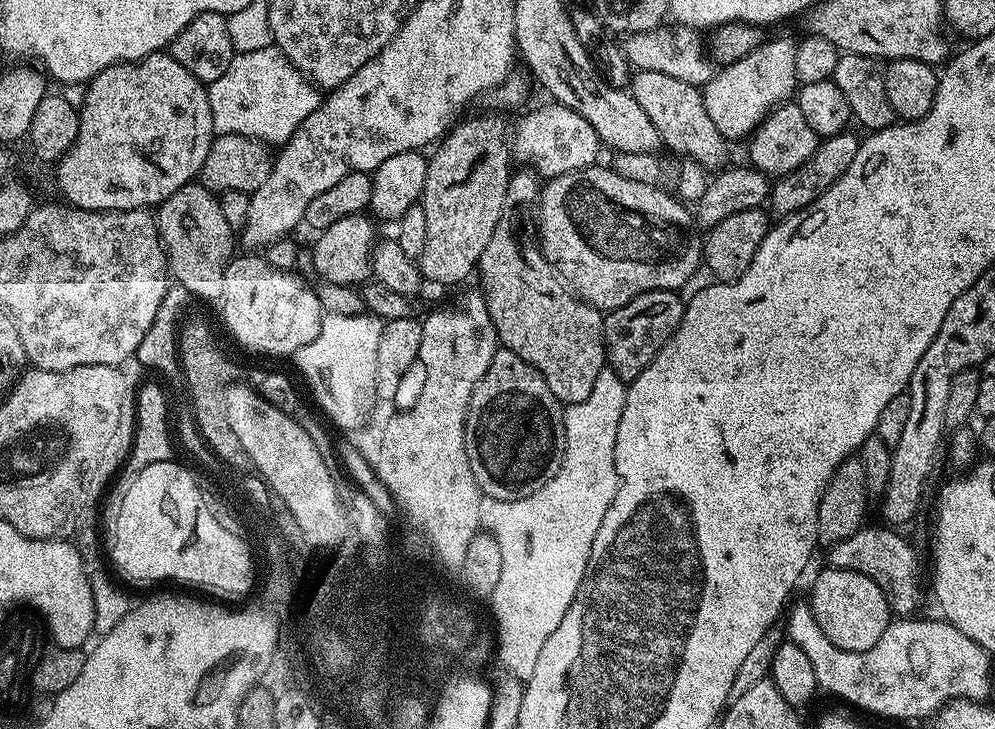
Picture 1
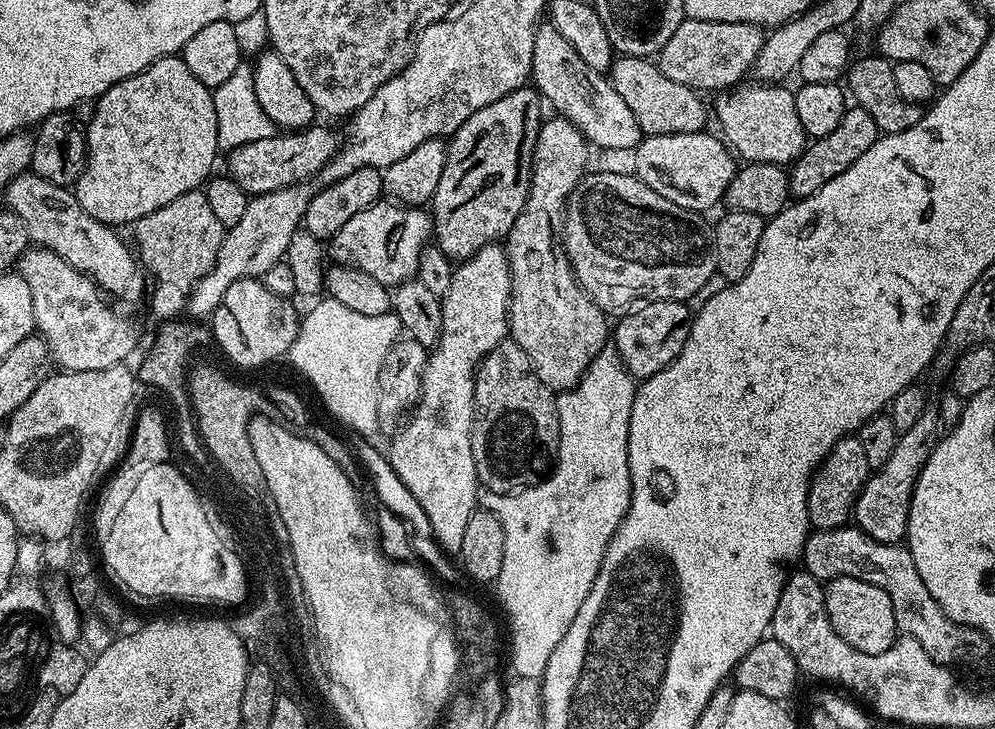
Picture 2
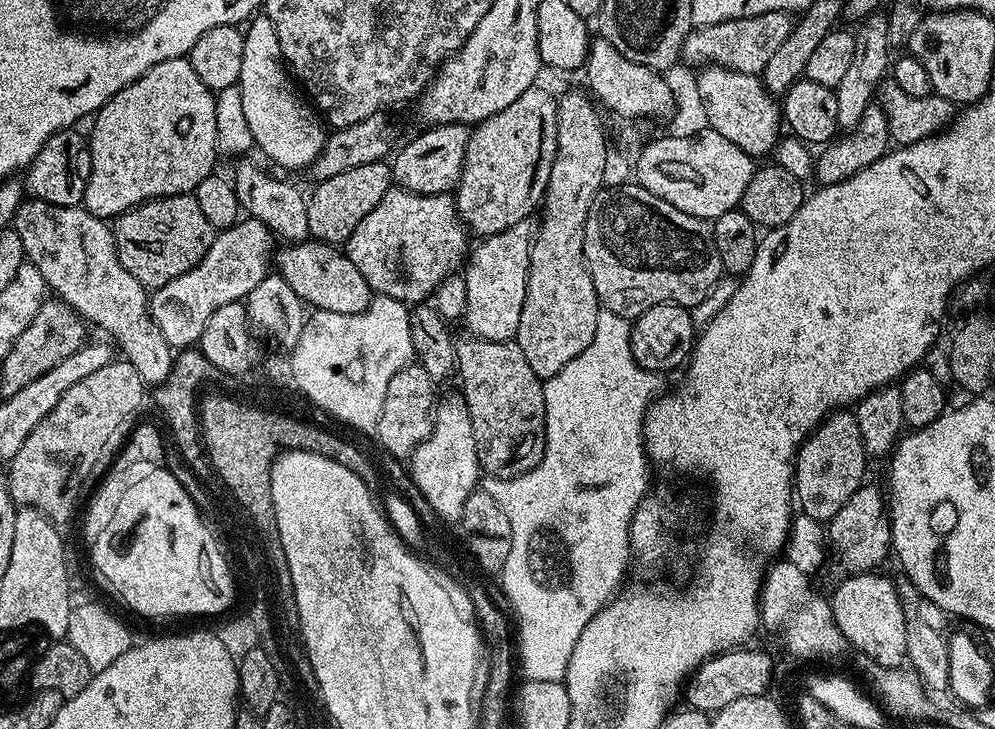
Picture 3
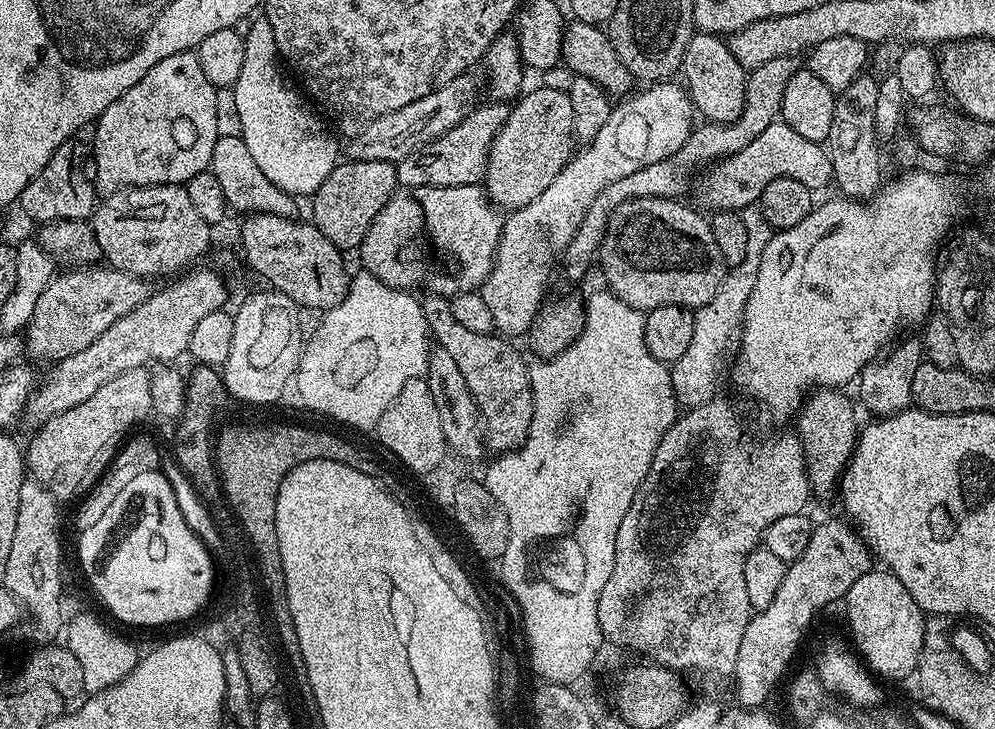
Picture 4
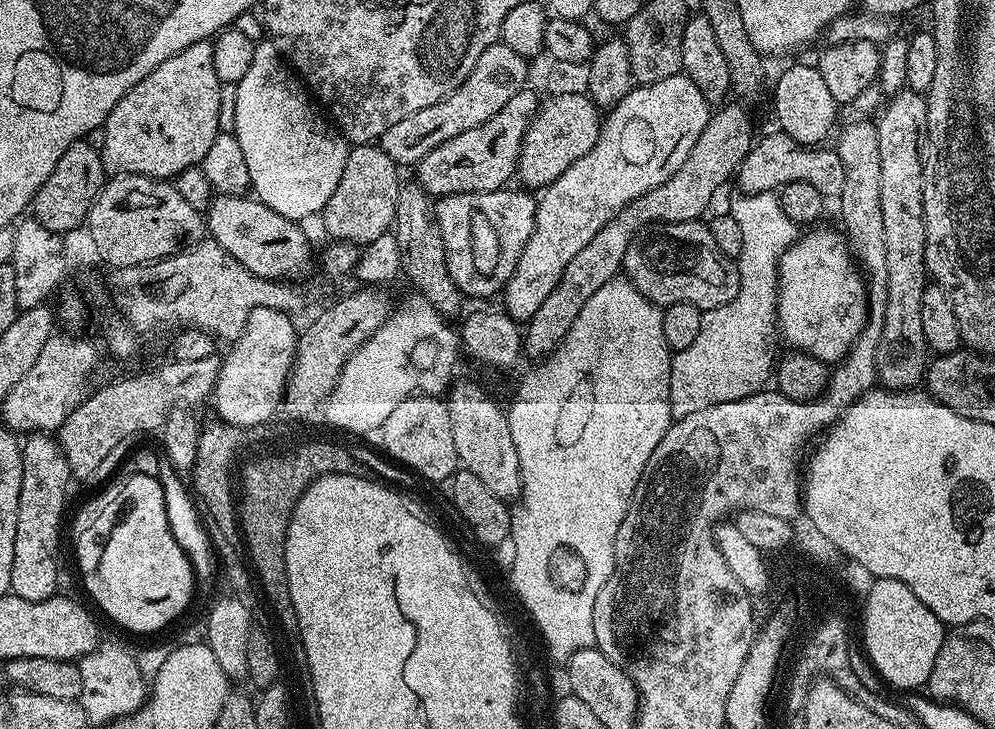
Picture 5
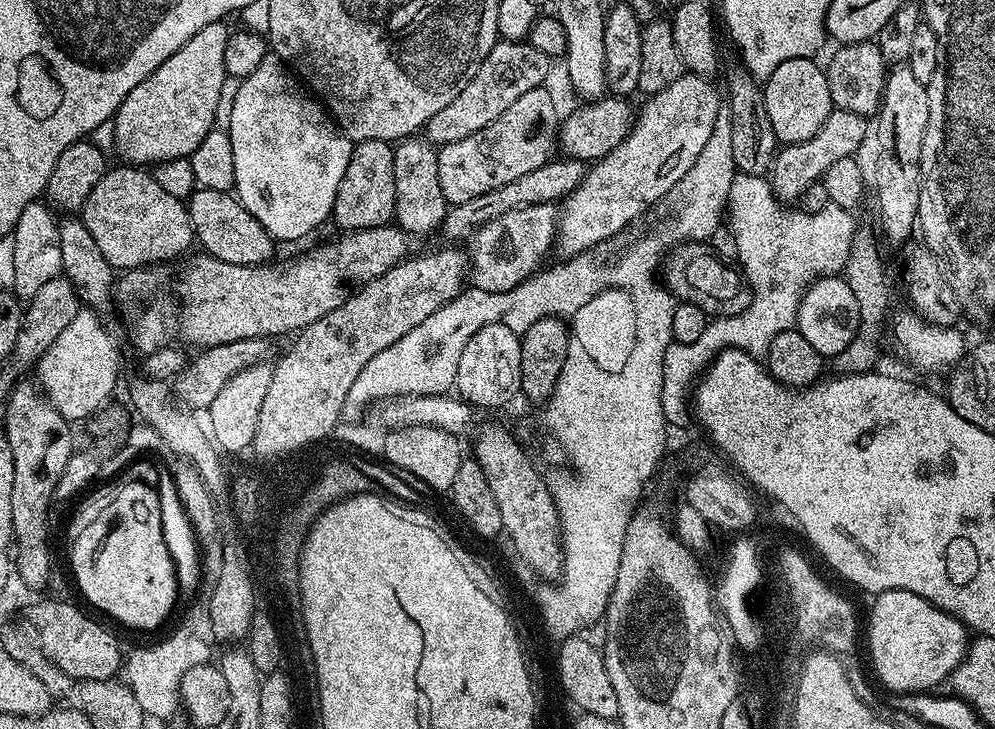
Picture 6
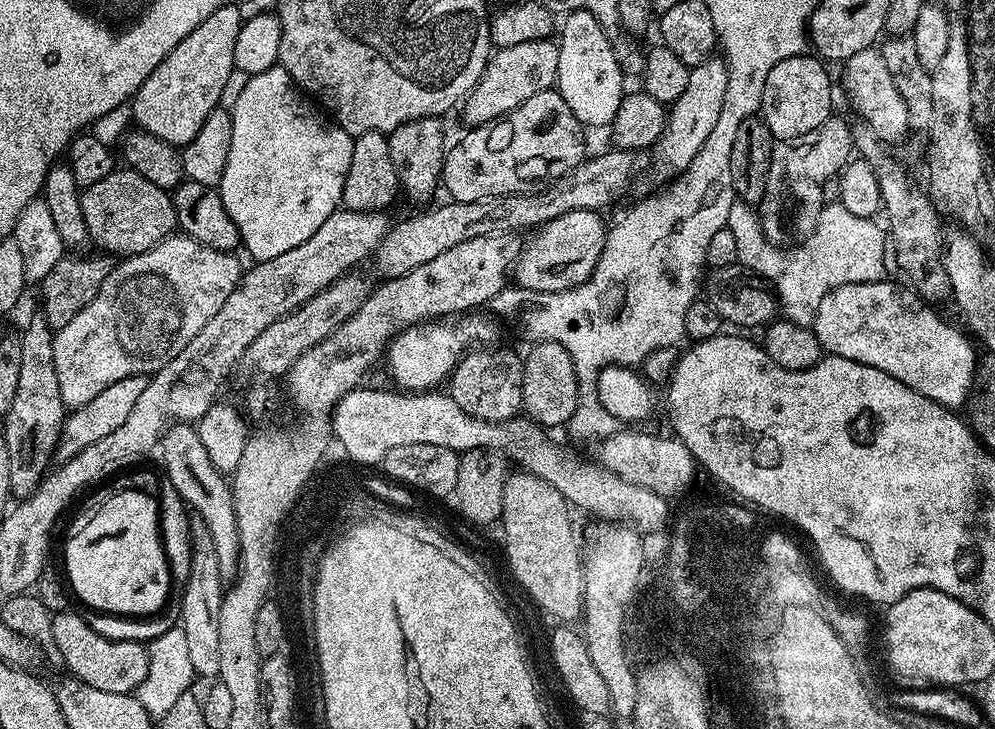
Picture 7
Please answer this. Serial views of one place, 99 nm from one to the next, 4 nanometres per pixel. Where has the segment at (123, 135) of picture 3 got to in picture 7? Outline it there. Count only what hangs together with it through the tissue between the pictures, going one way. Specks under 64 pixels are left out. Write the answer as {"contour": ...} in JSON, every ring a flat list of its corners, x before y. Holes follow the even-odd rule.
{"contour":[[230,2,214,10,210,18,203,20,190,35,178,42,178,46,174,46,170,54,166,54,166,58,148,75,146,82,142,82,130,101,132,118,139,131,149,132,151,136,162,138,162,142,177,146,185,146,198,134,207,116,218,107,226,78,230,78,234,68,234,41,238,38,241,23,242,15,235,8,235,3]]}

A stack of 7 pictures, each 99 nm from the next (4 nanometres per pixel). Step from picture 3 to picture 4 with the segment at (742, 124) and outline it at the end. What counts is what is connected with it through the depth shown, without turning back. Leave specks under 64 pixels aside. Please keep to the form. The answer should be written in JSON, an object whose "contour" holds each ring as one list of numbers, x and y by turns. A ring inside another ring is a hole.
{"contour":[[712,30,697,31,686,46,686,54,682,65,682,77,686,83,686,91,691,97,695,111,700,112,705,121,714,124,729,124,742,114,744,105,744,81,746,69,737,62,734,54,730,54,727,43,712,33]]}

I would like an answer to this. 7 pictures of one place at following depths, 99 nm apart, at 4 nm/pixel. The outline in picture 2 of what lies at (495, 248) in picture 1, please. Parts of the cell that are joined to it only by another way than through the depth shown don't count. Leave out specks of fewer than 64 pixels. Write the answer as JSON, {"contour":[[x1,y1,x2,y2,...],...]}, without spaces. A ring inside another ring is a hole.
{"contour":[[550,115,541,123,532,151,532,181,522,214,506,237,512,296,509,298,510,339,530,358,532,368,547,388,567,392,584,377,590,362,605,351,610,340,610,320,580,289,564,252,561,233,568,195,589,171,590,143,582,130,566,117]]}

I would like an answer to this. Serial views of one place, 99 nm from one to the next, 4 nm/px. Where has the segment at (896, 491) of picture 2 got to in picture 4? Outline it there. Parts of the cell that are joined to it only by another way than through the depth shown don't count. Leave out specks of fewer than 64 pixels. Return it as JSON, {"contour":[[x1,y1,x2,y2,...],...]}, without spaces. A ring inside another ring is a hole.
{"contour":[[828,520,825,524,815,525,812,537,804,553,785,567,782,586,774,596,770,606,759,614,753,615,752,621,746,626,746,634,742,634,742,647,738,649,738,662,734,665,736,672,736,700,742,708,760,710,765,707,768,695,776,688,776,683,784,676,792,655,800,648,800,639,804,631,812,624,816,612,823,610,827,604,835,600,843,601,847,597,850,586,862,578,862,574,873,571,874,557,867,544,864,543,859,531,851,523,843,524,840,520]]}

